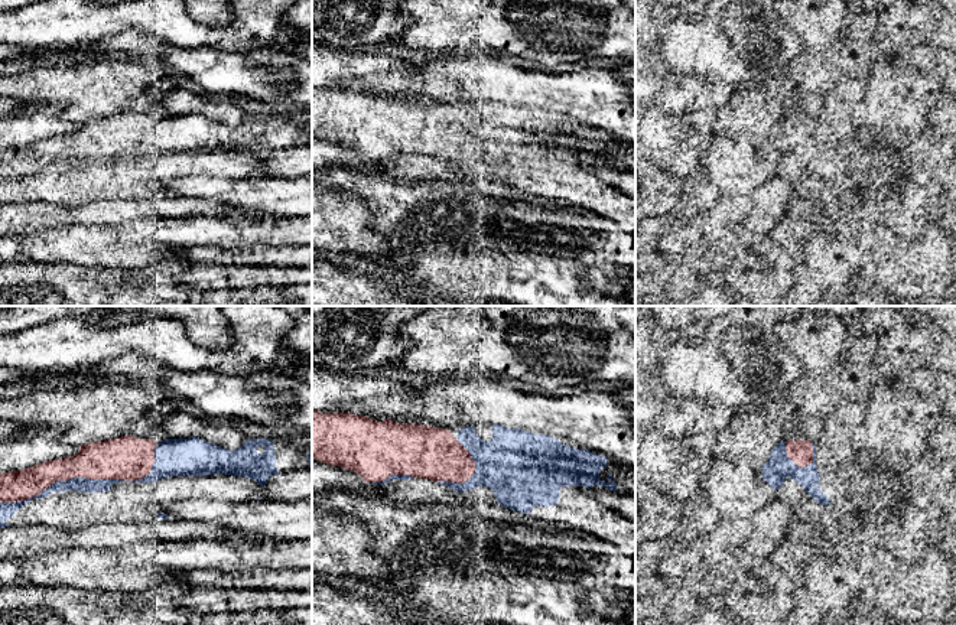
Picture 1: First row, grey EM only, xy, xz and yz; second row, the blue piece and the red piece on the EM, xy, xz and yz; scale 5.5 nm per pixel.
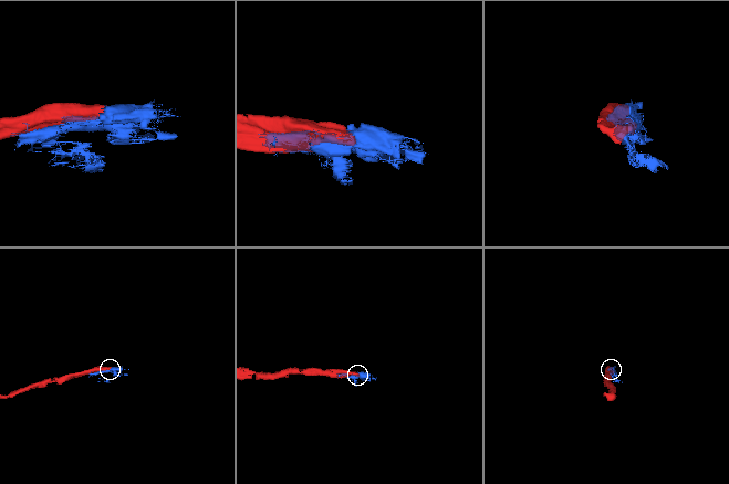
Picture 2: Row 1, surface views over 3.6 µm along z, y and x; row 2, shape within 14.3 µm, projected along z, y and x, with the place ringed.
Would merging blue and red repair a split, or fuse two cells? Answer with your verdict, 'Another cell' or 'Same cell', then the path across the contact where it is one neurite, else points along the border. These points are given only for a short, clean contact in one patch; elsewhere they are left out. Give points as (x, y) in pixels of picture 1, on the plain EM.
Same cell

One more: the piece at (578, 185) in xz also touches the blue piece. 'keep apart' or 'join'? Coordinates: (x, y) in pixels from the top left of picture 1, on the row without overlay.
join

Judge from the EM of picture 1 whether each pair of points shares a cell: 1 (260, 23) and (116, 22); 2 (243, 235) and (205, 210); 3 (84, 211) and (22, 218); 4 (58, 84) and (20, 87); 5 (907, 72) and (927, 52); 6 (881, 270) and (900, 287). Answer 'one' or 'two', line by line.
1: one
2: two
3: one
4: one
5: two
6: one

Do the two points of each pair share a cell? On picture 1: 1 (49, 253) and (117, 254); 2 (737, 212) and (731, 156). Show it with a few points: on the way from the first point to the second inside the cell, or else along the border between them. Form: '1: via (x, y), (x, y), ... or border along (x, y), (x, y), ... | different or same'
1: via (67, 251), (100, 251) | same
2: via (734, 198), (731, 194), (731, 171) | same

